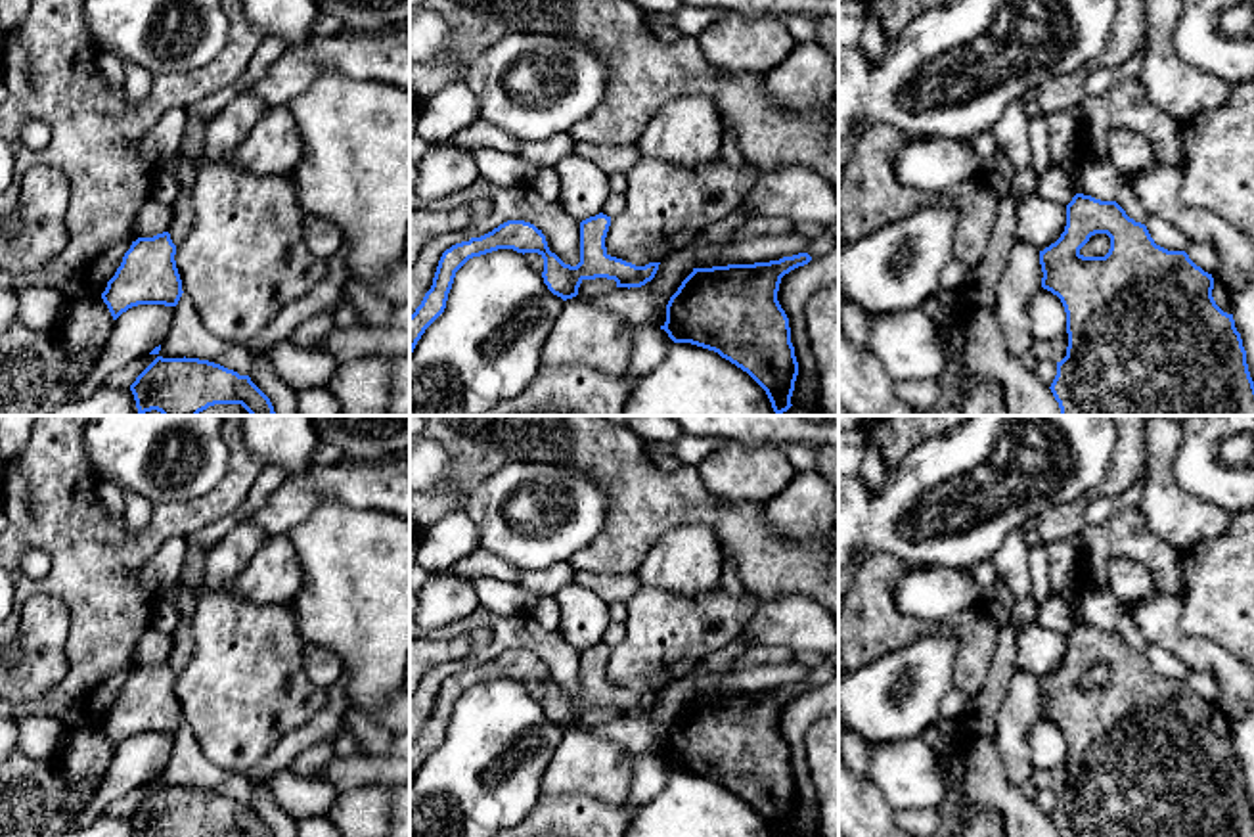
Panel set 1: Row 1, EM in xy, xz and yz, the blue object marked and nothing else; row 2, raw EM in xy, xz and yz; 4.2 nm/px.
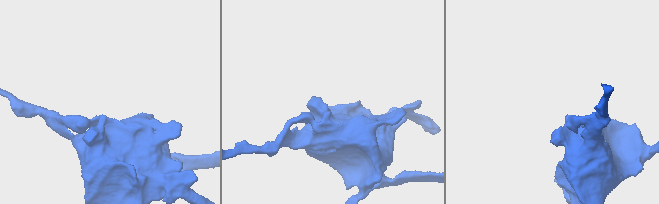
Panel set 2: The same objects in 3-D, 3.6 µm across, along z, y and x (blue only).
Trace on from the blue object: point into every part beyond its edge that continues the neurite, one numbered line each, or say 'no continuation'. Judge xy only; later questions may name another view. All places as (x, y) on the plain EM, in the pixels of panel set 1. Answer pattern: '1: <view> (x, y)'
no continuation

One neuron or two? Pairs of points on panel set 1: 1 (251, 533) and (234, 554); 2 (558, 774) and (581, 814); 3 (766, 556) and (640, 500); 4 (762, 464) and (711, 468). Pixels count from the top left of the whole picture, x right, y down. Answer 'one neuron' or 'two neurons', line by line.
1: one neuron
2: two neurons
3: one neuron
4: one neuron

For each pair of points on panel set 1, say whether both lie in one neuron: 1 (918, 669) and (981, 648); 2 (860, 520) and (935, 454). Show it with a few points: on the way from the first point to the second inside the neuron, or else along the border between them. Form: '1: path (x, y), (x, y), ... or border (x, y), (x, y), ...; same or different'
1: border (912, 640), (944, 634), (956, 644), (956, 686); different
2: path (879, 512), (918, 474); same

